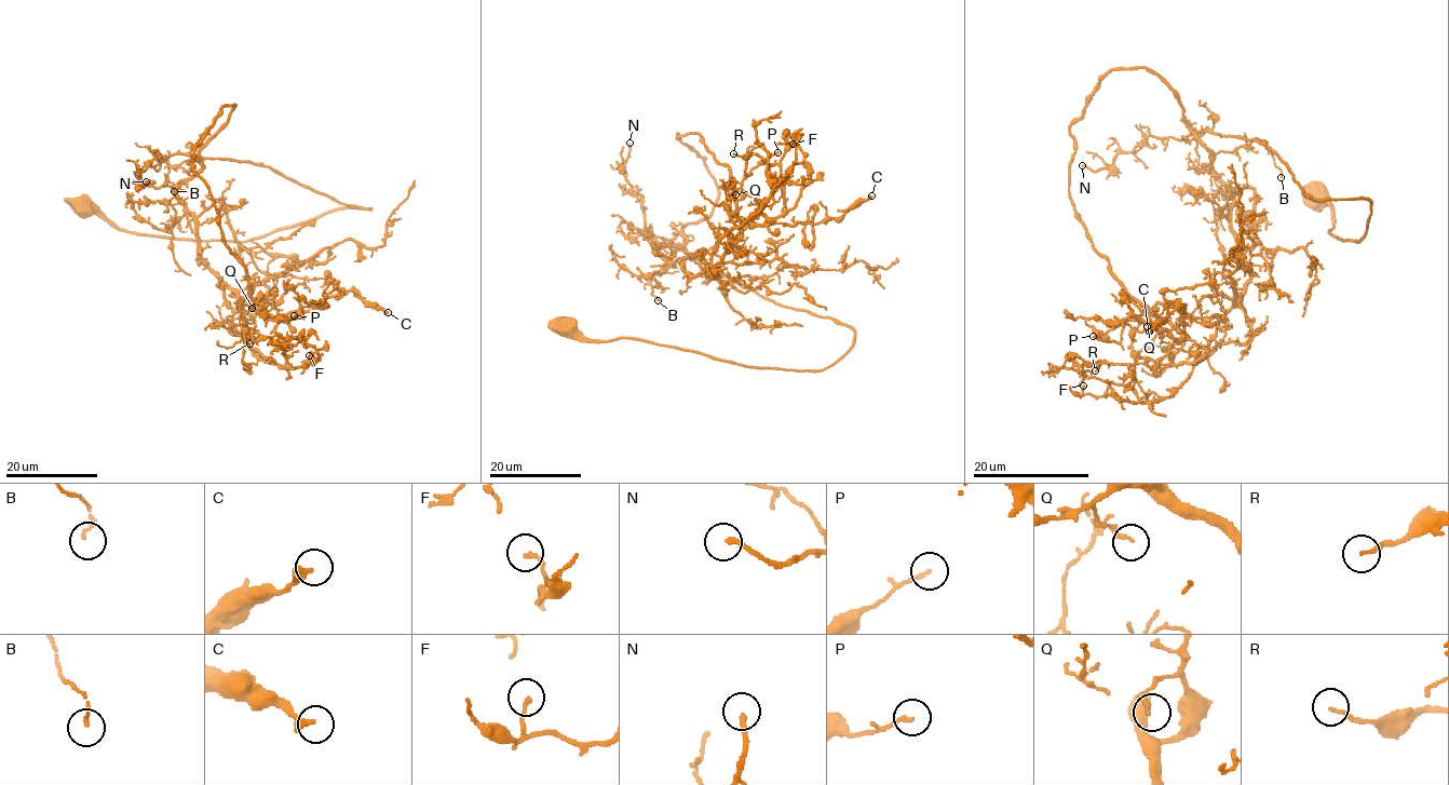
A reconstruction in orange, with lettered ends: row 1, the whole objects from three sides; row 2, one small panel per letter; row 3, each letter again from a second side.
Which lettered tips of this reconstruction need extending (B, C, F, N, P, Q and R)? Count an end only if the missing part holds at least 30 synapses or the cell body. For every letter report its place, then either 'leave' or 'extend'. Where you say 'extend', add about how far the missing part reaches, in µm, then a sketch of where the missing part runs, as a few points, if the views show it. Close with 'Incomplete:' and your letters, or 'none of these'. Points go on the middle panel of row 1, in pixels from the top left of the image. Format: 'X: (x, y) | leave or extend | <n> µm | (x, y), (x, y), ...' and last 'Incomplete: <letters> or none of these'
B: (658, 300) | leave
C: (871, 195) | leave
F: (793, 144) | leave
N: (630, 143) | extend | 30 µm | (630, 143), (632, 131), (620, 126), (627, 116), (639, 114), (647, 108), (658, 110), (671, 99), (679, 99)
P: (777, 152) | leave
Q: (735, 194) | leave
R: (733, 153) | leave
Incomplete: N

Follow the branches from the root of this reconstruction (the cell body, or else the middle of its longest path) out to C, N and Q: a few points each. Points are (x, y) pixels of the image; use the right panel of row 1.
C: (1314, 194), (1365, 234), (1369, 201), (1113, 68), (1068, 193), (1183, 311), (1149, 332)
N: (1314, 194), (1334, 235), (1365, 234), (1369, 201), (1305, 197), (1255, 139), (1149, 135), (1111, 167), (1082, 165)
Q: (1314, 194), (1365, 234), (1369, 201), (1305, 197), (1113, 68), (1068, 193), (1147, 326)

